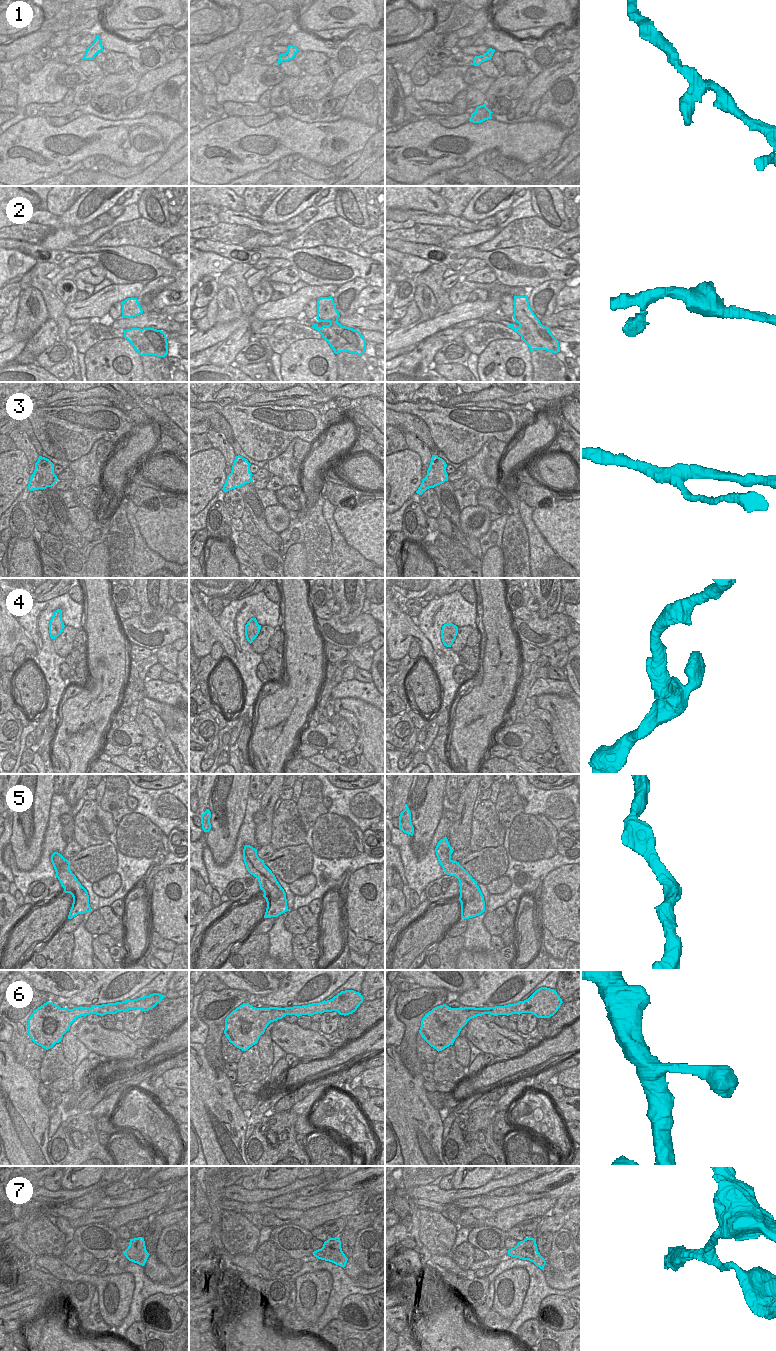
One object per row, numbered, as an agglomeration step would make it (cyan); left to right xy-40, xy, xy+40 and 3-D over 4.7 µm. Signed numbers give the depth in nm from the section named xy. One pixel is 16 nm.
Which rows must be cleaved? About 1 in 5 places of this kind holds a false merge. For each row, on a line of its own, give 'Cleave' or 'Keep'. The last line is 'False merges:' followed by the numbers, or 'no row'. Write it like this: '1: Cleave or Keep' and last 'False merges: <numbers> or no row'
1: Keep
2: Keep
3: Keep
4: Keep
5: Keep
6: Keep
7: Keep
False merges: no row.

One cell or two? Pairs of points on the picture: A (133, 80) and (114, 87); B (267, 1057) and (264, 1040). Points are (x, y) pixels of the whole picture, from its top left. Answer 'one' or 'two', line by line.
A: one
B: one

